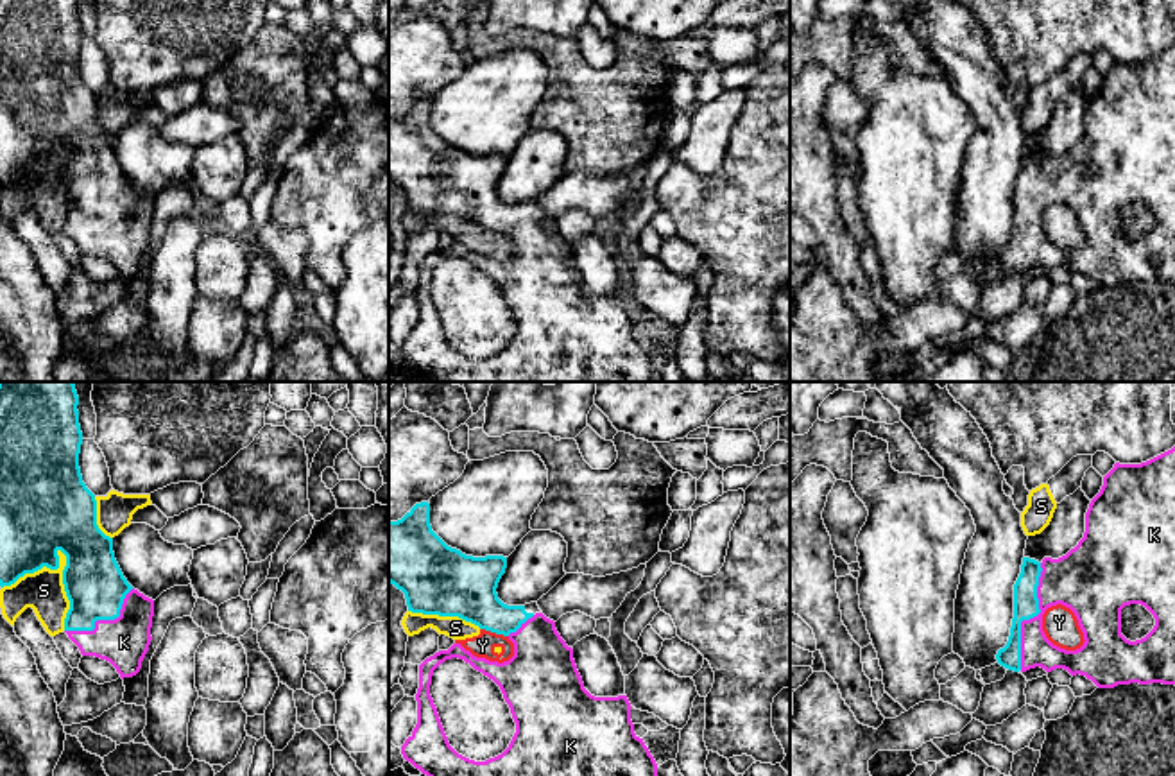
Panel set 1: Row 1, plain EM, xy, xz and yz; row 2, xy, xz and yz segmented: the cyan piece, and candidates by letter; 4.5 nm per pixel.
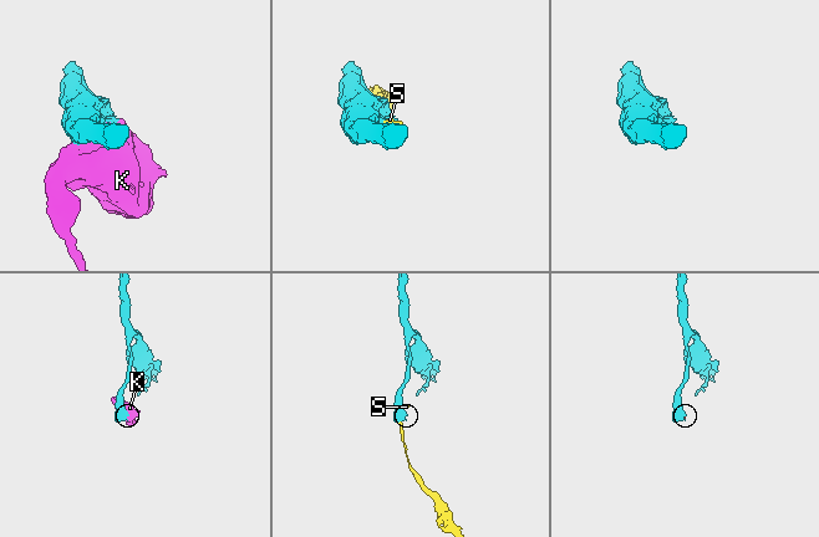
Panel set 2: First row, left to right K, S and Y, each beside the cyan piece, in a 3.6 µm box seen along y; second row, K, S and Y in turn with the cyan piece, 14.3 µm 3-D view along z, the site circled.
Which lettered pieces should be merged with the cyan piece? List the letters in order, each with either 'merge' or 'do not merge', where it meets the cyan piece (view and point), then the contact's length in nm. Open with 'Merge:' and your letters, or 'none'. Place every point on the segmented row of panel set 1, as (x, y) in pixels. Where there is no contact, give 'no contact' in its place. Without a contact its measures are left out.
Merge: K
K: merge; contact yz (1030, 617); length 480 nm
S: do not merge; contact xy (65, 590); length 360 nm
Y: do not merge; contact xz (495, 631); length 130 nm

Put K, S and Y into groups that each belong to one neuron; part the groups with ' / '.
K / S Y

